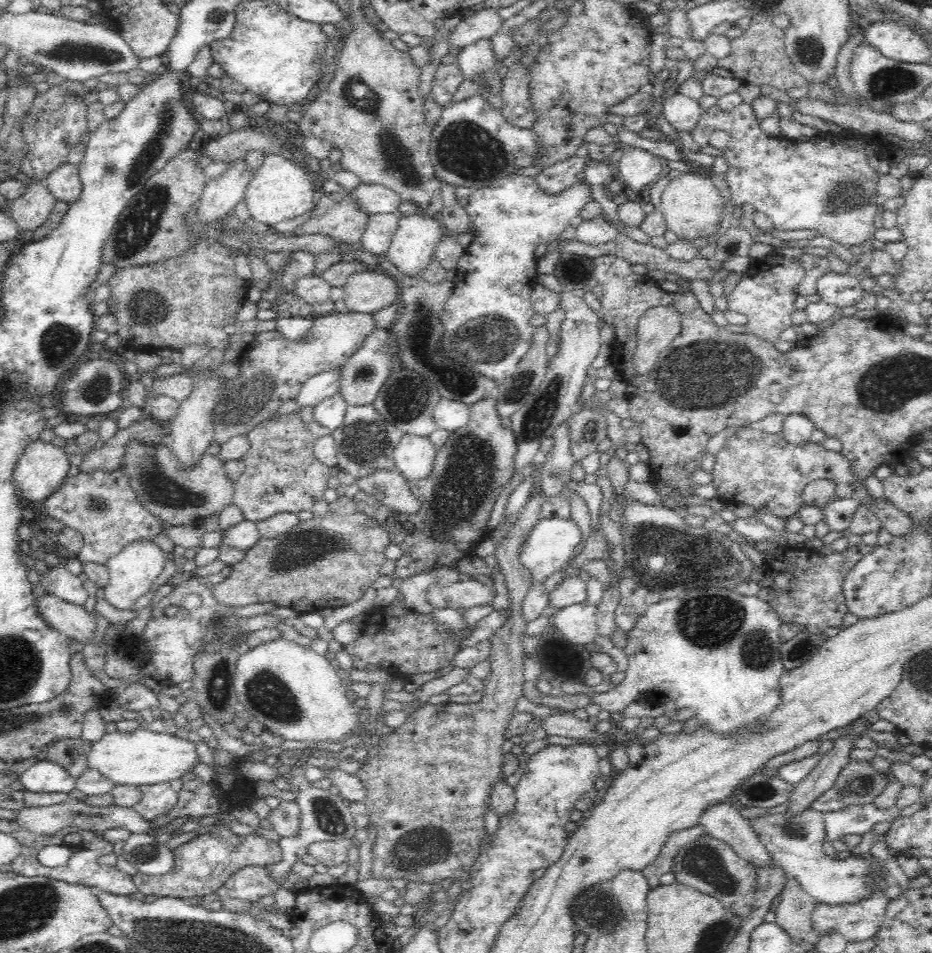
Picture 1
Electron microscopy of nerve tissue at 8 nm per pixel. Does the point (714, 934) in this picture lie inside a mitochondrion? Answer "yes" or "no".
yes

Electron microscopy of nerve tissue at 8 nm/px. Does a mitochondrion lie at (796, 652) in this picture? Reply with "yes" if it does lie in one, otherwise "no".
yes

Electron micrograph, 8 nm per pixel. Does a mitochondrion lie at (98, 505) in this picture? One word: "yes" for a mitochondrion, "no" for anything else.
yes

